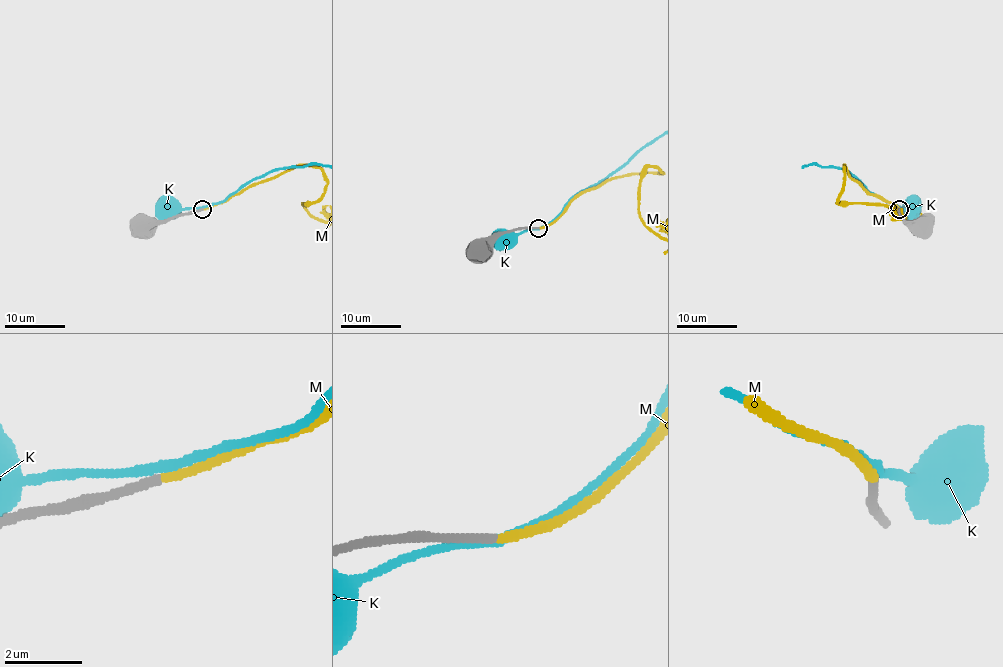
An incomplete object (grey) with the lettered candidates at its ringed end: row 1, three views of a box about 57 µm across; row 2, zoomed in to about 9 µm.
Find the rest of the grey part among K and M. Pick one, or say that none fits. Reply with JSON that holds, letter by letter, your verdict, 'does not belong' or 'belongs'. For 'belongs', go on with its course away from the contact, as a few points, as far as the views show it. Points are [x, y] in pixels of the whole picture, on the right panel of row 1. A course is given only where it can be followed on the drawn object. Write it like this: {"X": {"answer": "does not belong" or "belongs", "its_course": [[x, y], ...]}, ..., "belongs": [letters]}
{"K": {"answer": "does not belong"}, "M": {"answer": "belongs"}, "belongs": ["M"]}

